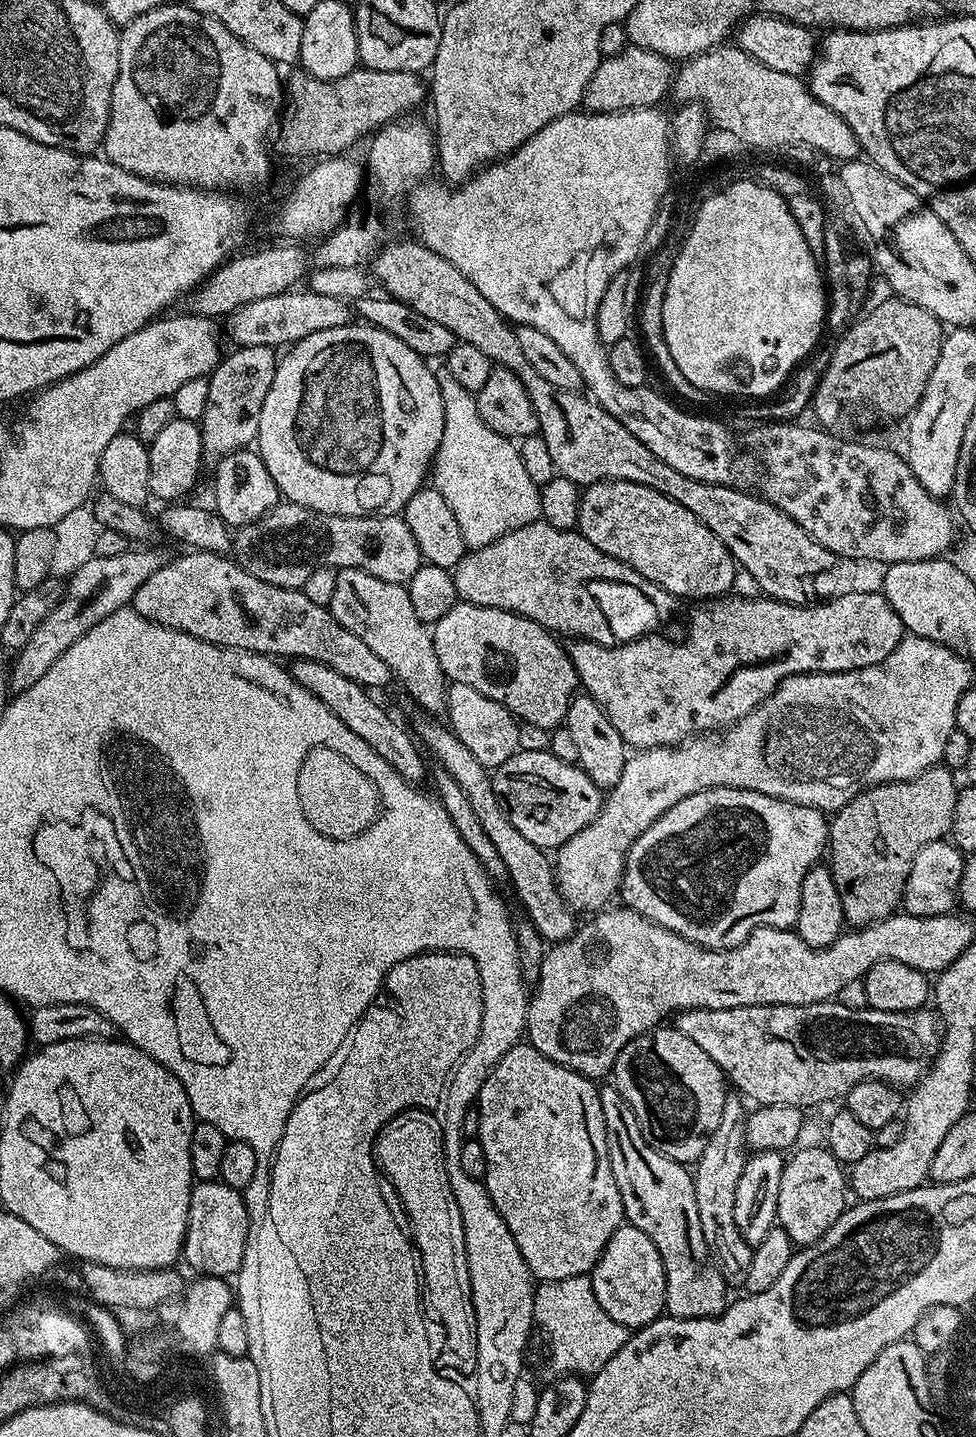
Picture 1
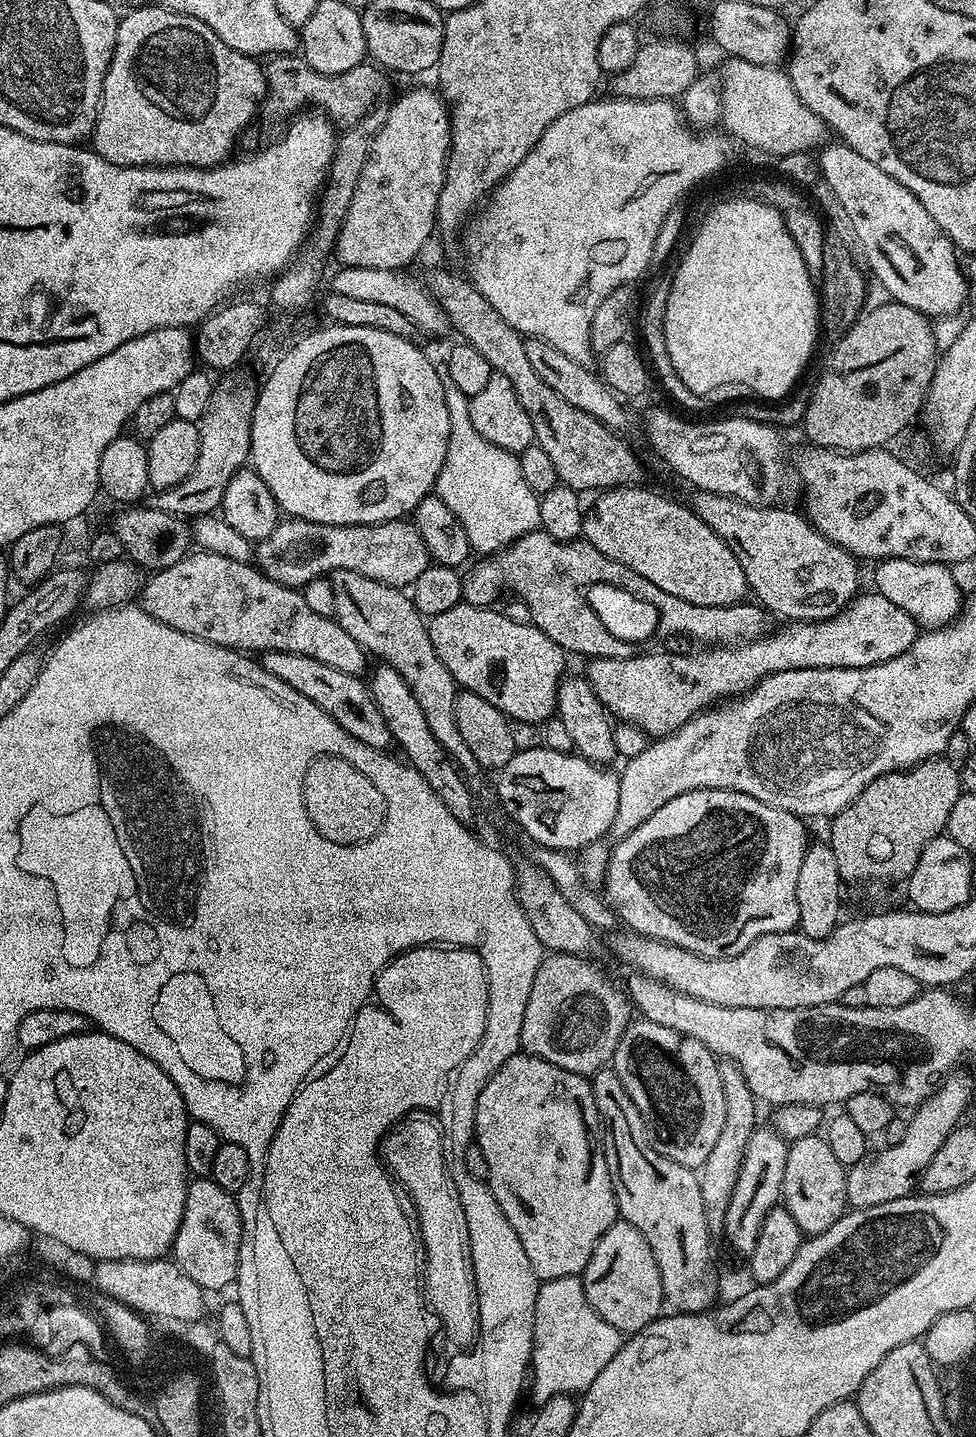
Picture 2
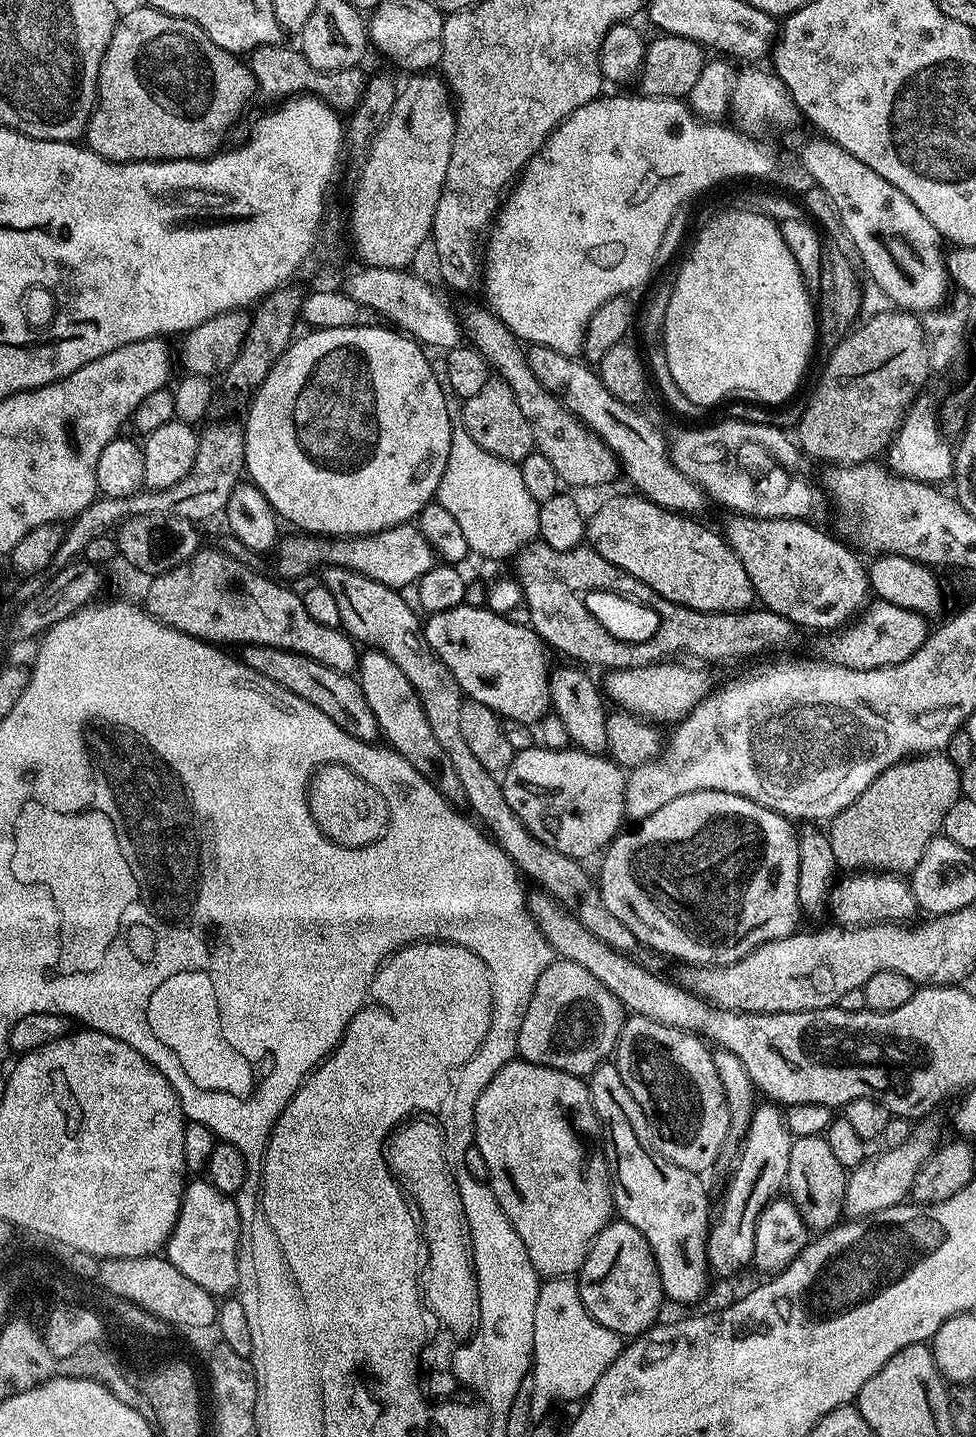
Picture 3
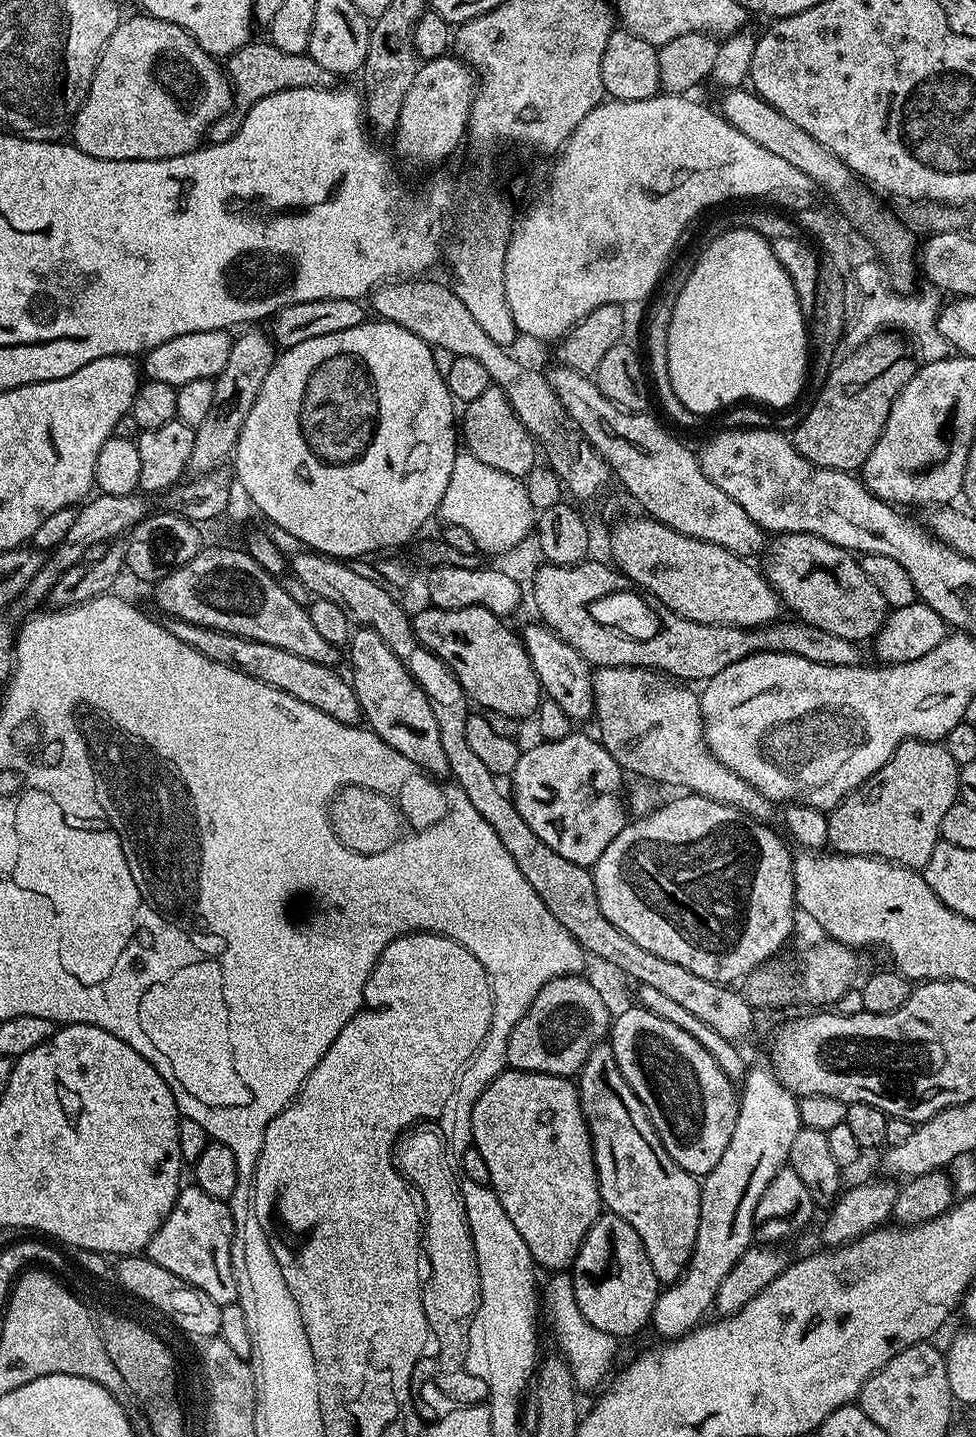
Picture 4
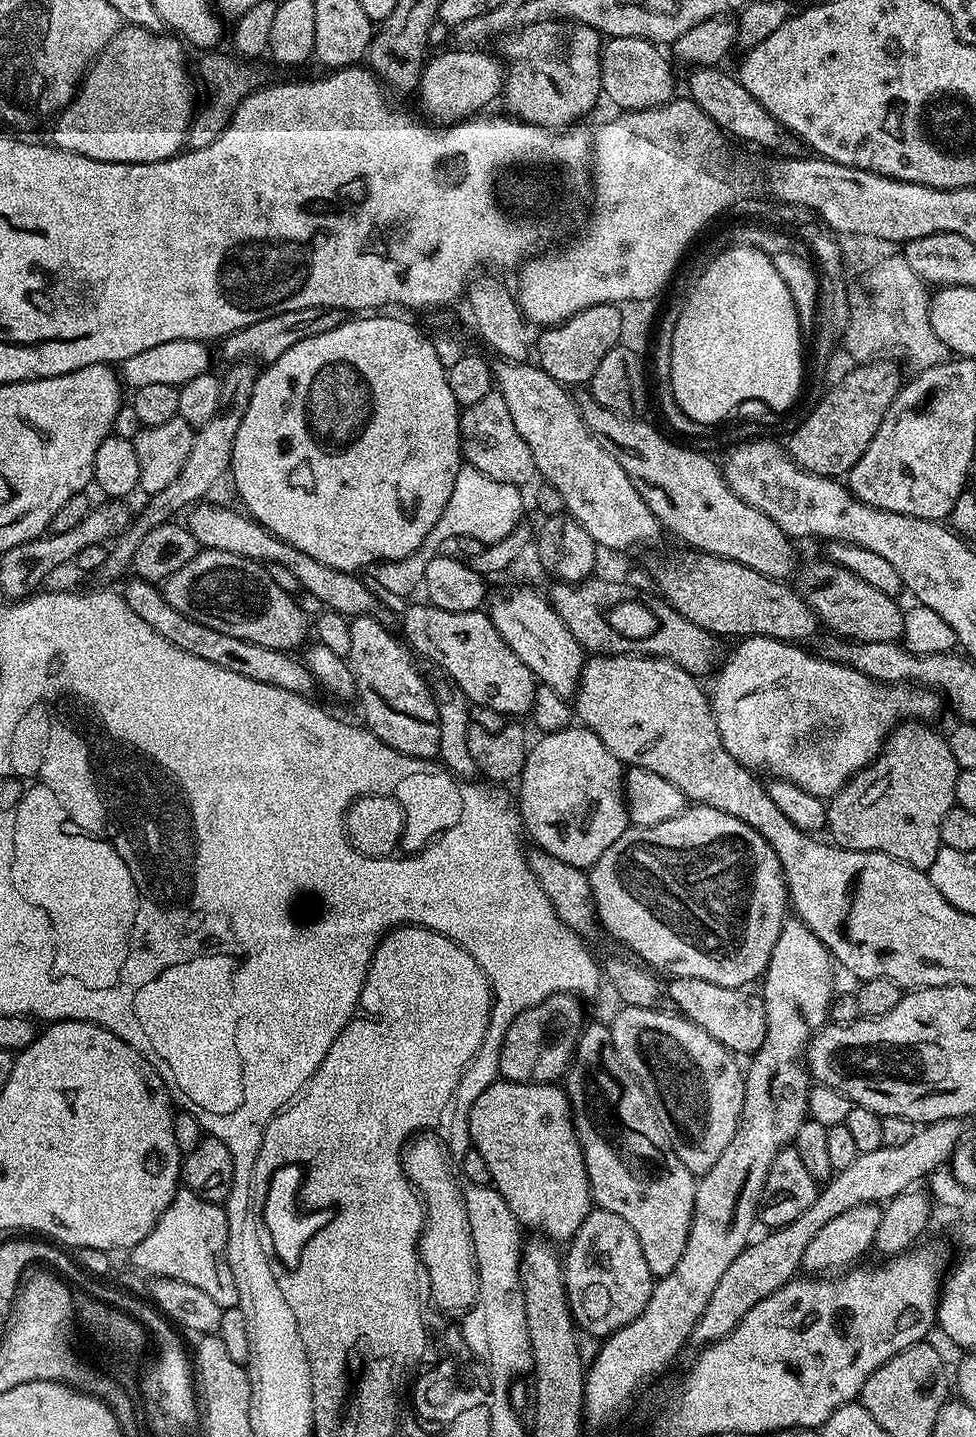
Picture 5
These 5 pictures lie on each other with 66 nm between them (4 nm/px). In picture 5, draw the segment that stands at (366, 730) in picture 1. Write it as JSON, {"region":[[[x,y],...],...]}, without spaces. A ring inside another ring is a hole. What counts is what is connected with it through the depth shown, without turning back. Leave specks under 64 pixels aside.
{"region":[[[132,578],[124,586],[122,595],[126,606],[130,606],[130,610],[134,610],[134,614],[138,614],[138,618],[142,618],[142,622],[146,622],[150,630],[162,634],[166,642],[174,642],[178,650],[186,650],[186,654],[194,654],[194,658],[206,658],[206,662],[214,662],[214,666],[222,666],[222,670],[234,670],[234,674],[242,674],[242,678],[266,682],[266,686],[289,692],[298,698],[307,697],[307,692],[314,687],[314,679],[308,671],[307,663],[301,657],[299,660],[296,654],[274,650],[270,646],[258,646],[254,642],[234,638],[231,634],[222,634],[222,630],[202,626],[202,622],[194,622],[190,617],[174,610],[174,606],[166,602],[163,591],[155,583]]]}

